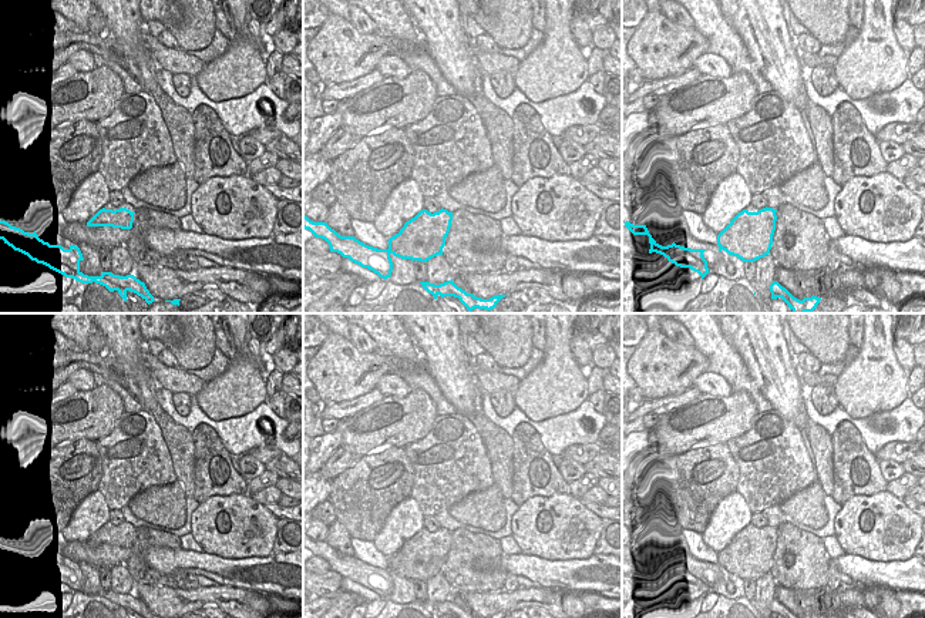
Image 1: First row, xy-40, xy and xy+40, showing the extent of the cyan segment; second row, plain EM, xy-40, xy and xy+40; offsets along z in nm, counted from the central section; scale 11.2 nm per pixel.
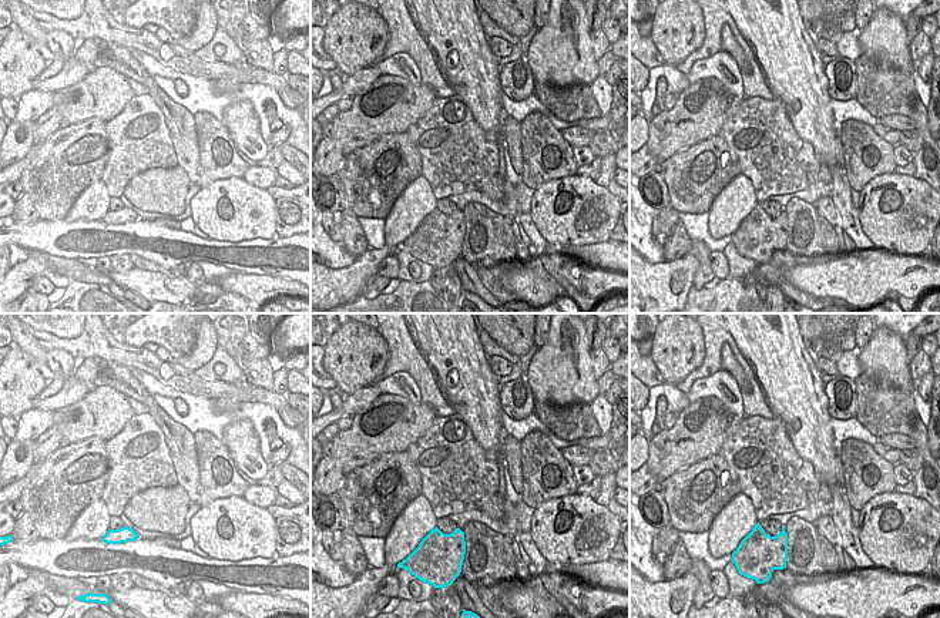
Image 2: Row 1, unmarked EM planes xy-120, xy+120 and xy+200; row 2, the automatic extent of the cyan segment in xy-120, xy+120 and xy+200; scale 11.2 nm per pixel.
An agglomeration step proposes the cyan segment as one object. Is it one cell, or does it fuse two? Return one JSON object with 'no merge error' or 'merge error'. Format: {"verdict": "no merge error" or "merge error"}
{"verdict": "merge error"}

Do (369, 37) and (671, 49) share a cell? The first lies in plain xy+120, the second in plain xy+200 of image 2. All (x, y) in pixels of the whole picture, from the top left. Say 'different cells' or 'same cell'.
same cell

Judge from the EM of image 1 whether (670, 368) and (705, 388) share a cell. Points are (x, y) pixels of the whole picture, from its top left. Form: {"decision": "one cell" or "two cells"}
{"decision": "two cells"}

